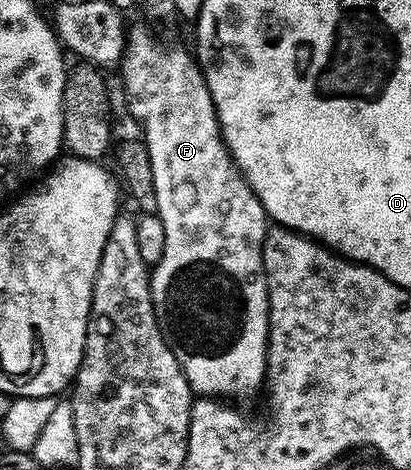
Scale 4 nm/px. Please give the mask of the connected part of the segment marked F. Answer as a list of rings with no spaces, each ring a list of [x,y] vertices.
[[[145,26],[128,27],[119,73],[125,94],[129,97],[129,110],[141,125],[140,133],[151,156],[156,217],[165,230],[161,261],[152,267],[149,280],[153,311],[194,395],[220,396],[245,402],[262,393],[265,384],[269,285],[265,279],[261,245],[265,239],[267,215],[225,147],[211,92],[194,55],[190,51],[188,54],[181,46],[160,42],[148,30],[150,27]]]

